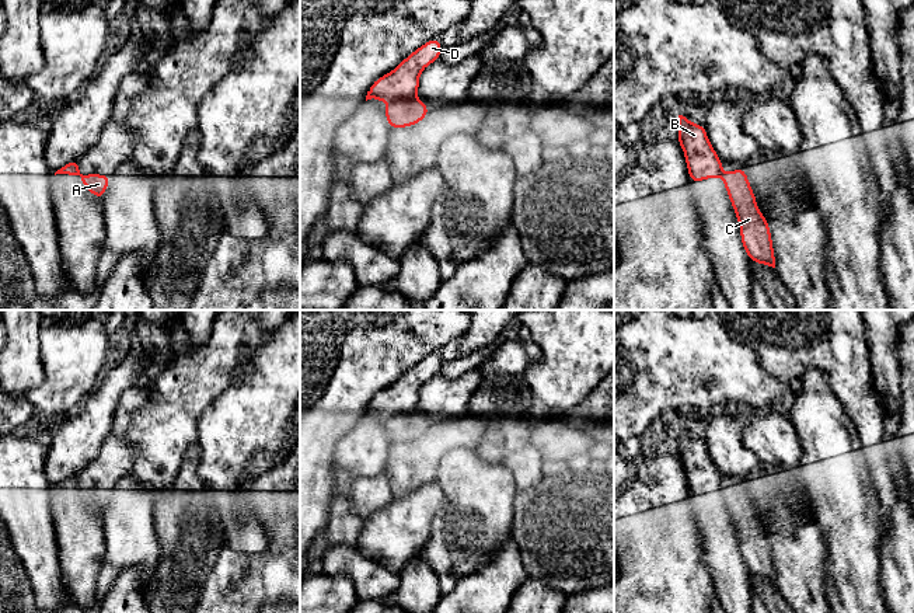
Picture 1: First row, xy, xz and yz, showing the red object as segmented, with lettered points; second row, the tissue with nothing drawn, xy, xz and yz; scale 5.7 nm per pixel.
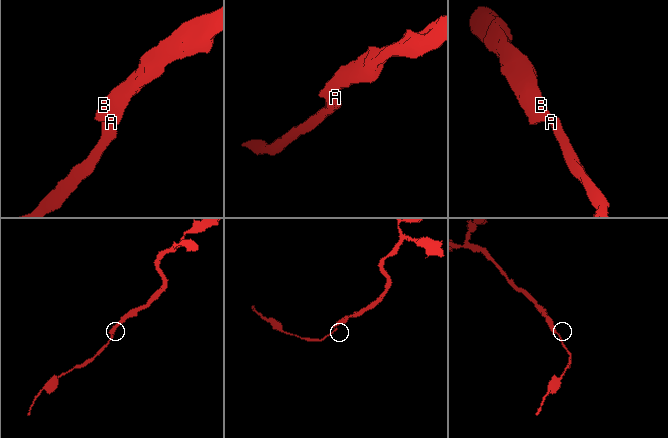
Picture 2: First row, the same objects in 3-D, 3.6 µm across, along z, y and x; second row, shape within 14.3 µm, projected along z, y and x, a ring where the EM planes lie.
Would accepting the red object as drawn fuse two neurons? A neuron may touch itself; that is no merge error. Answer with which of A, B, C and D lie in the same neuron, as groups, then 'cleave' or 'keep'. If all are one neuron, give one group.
A C / B D; cleave

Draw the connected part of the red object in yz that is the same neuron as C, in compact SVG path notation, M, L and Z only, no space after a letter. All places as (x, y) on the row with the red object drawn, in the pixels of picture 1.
M744 168L722 173L725 189L740 227L742 245L749 260L775 268L774 245L767 219L760 212Z

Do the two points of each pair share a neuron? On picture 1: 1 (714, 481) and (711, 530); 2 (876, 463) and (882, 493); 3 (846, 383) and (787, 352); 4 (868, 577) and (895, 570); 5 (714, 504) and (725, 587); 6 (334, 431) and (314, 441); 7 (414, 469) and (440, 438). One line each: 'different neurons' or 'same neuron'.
1: same neuron
2: same neuron
3: same neuron
4: different neurons
5: same neuron
6: same neuron
7: same neuron

